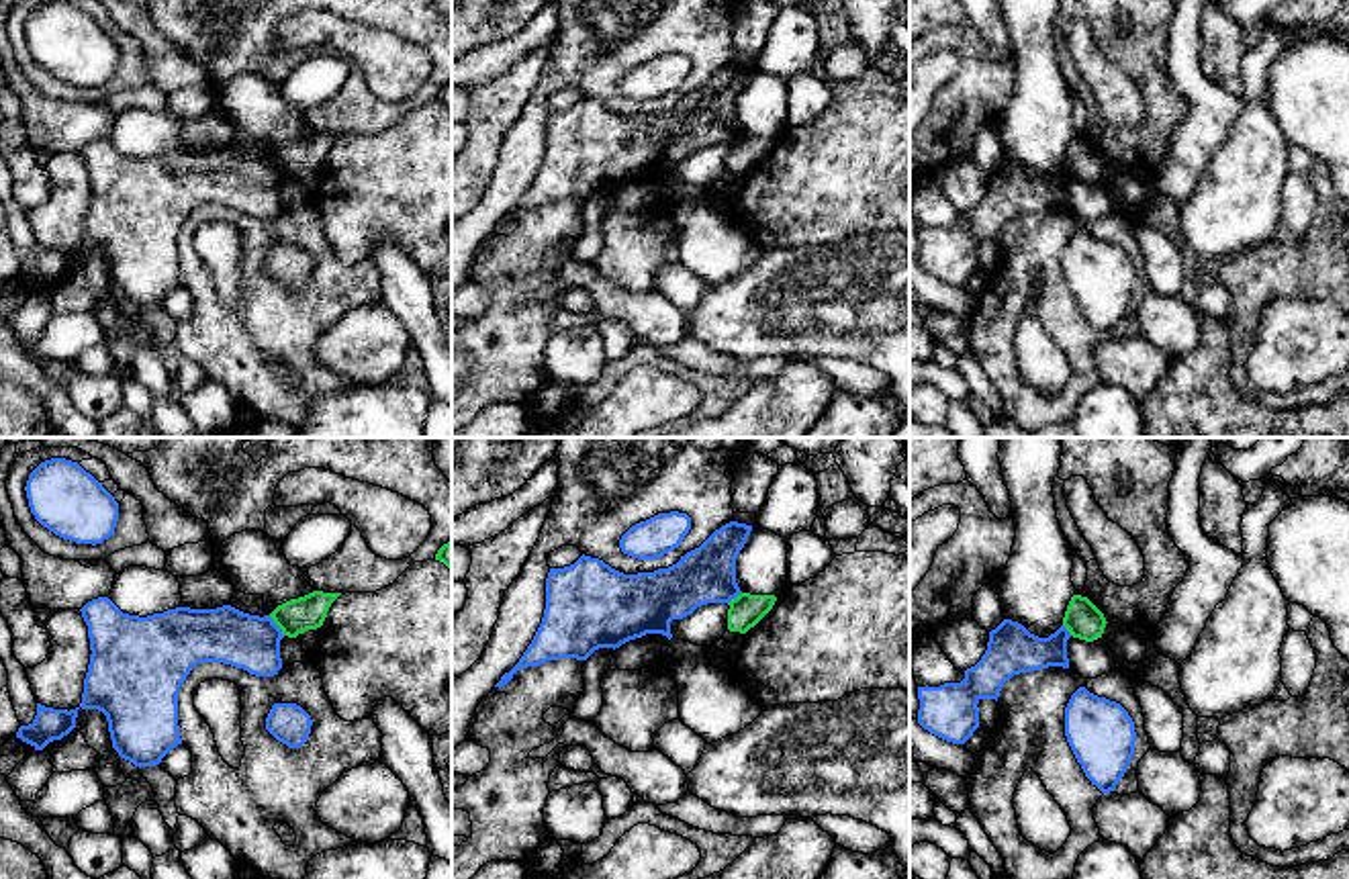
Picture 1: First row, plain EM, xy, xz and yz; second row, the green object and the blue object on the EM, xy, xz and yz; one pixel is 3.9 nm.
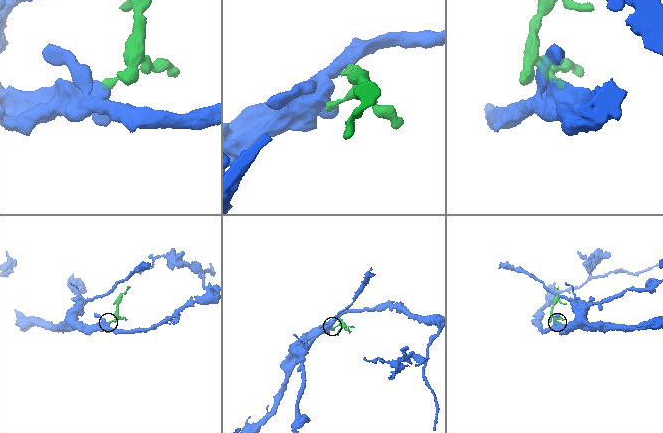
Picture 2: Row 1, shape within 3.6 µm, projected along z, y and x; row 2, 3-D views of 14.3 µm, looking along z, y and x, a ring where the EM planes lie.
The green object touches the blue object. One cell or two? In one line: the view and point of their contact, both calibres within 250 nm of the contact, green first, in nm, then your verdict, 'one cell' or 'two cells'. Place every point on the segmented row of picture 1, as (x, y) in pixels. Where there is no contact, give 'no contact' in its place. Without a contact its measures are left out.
contact xy (276, 624); calibres 140 and 220 nm; two cells

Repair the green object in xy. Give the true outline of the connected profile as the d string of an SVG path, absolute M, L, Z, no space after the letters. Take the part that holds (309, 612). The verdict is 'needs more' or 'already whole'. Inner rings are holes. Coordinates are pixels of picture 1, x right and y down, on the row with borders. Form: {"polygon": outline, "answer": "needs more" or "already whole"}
{"polygon": "M313 591L305 597L290 599L290 601L278 605L270 613L270 617L282 630L284 636L296 638L298 634L303 634L307 630L321 628L325 617L327 617L331 603L339 595L341 593Z", "answer": "already whole"}

